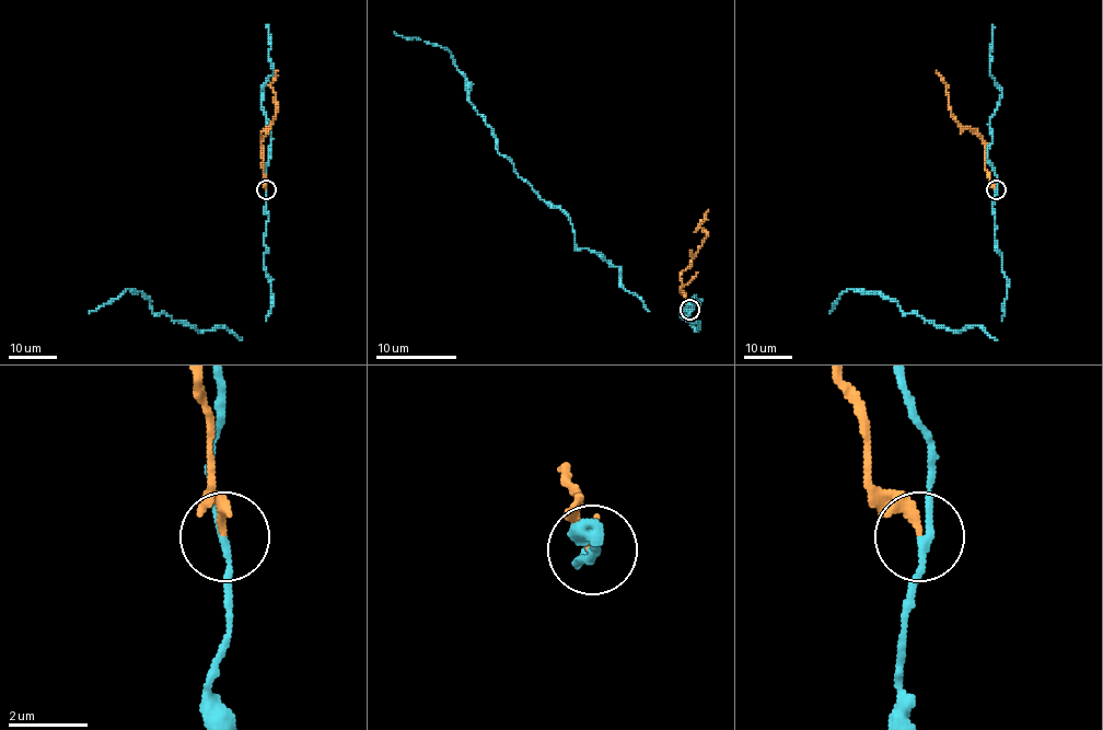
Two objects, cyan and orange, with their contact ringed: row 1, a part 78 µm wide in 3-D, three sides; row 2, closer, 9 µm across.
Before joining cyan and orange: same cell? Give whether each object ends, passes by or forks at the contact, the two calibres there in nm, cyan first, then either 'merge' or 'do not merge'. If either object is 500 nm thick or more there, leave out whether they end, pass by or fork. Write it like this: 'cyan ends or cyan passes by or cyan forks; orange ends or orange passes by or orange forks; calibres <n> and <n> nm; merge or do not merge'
cyan passes by; orange ends; calibres 170 and 200 nm; do not merge

